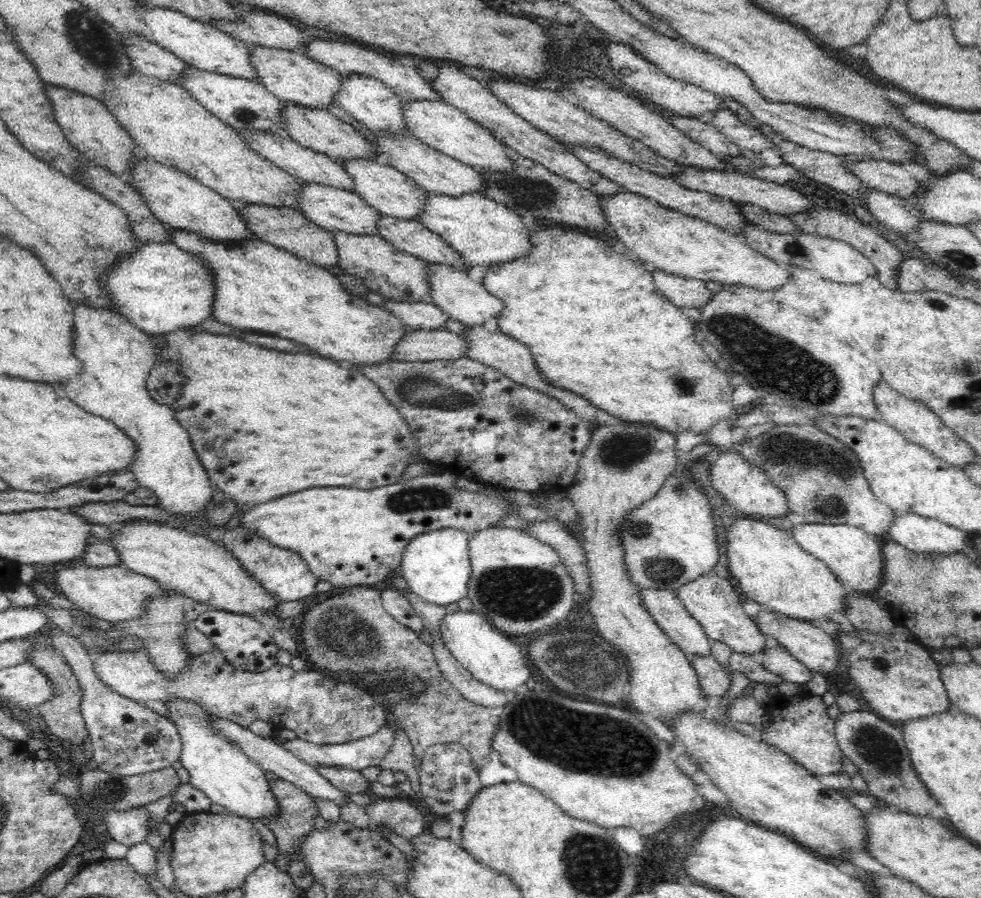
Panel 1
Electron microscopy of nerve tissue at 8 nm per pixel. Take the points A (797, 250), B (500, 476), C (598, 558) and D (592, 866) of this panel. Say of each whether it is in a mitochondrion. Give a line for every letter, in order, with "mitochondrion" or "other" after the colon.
A: mitochondrion
B: other
C: other
D: mitochondrion

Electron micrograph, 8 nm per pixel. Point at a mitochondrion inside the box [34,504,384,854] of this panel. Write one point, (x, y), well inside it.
(111, 791)

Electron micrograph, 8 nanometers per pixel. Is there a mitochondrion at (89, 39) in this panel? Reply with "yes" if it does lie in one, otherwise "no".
yes

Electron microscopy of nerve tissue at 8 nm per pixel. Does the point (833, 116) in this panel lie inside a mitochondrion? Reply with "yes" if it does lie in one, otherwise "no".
no

